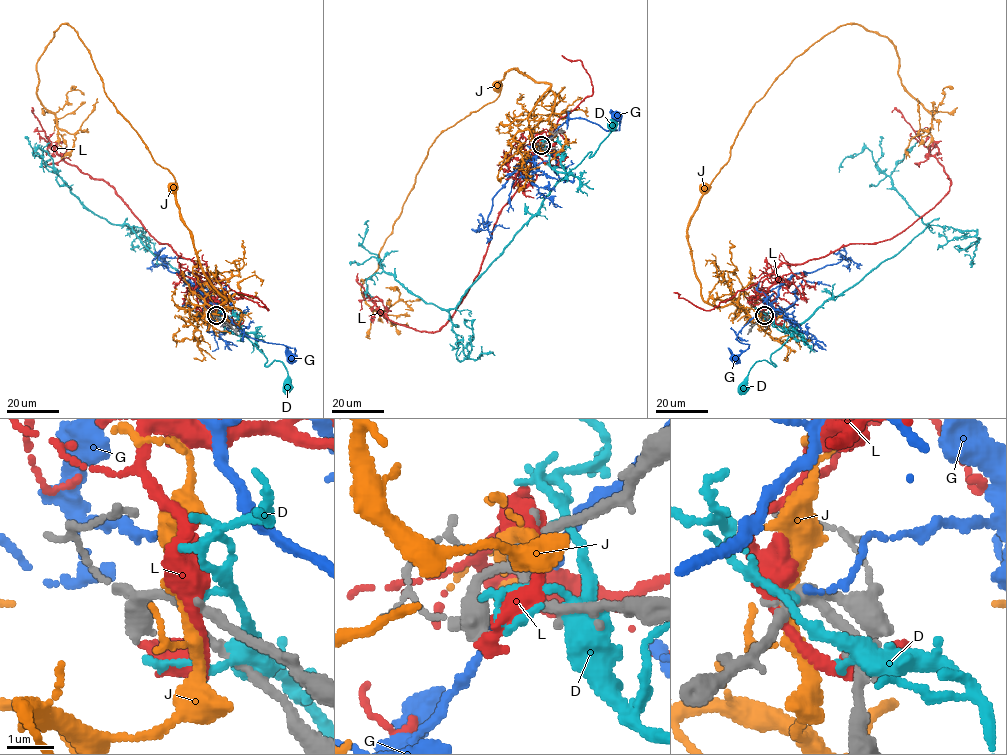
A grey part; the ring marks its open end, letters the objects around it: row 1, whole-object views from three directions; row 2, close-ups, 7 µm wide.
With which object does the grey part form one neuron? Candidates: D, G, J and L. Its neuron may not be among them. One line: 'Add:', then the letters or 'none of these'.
Add: none of these

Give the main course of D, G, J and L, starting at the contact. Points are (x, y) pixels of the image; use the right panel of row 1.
D: (763, 316), (791, 335), (771, 354), (775, 366), (758, 361), (741, 387)
G: (763, 316), (774, 311), (771, 304), (738, 333), (737, 340), (748, 344), (748, 348), (734, 359)
J: (763, 316), (763, 323), (750, 321), (732, 304), (714, 306), (703, 300), (687, 234), (687, 226), (703, 186)
L: (762, 316), (758, 298), (781, 264), (892, 238), (949, 189), (944, 167), (901, 112), (892, 112)

